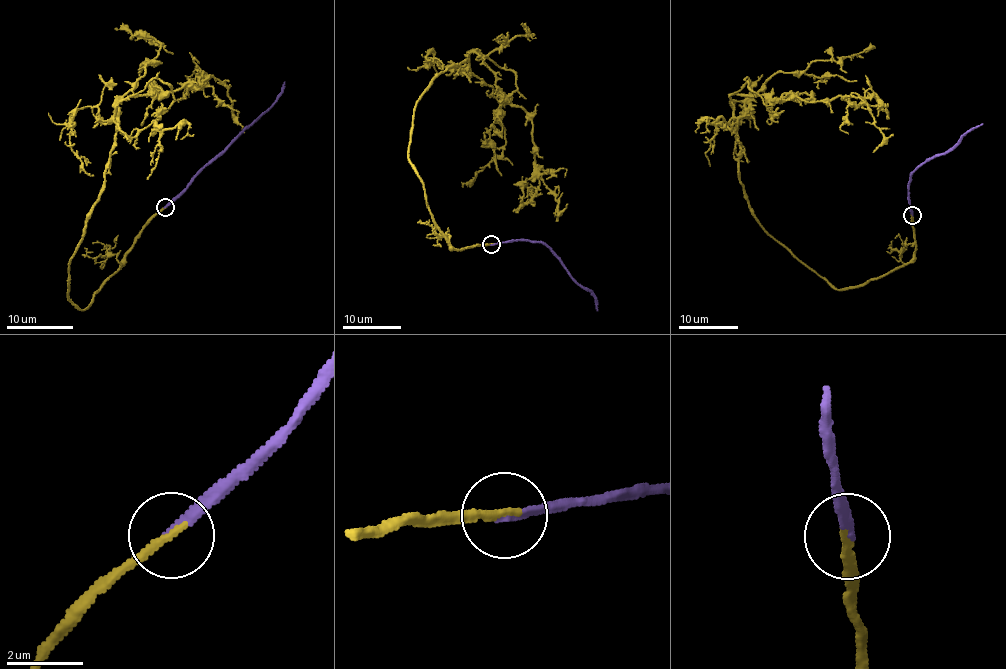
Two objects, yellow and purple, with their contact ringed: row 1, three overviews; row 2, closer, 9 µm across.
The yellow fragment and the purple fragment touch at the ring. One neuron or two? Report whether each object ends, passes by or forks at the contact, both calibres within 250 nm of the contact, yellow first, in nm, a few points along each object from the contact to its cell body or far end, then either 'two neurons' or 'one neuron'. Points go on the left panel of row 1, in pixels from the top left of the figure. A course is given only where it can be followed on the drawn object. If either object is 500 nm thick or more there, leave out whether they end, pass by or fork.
yellow ends there; purple ends there; 240 nm thick on the yellow side, 190 nm on the other; yellow runs (165, 207), (86, 309), (69, 300), (67, 264), (103, 186), (114, 109), (213, 76), (244, 133); purple runs (165, 207), (240, 132), (251, 125), (281, 93), (284, 81); one neuron

